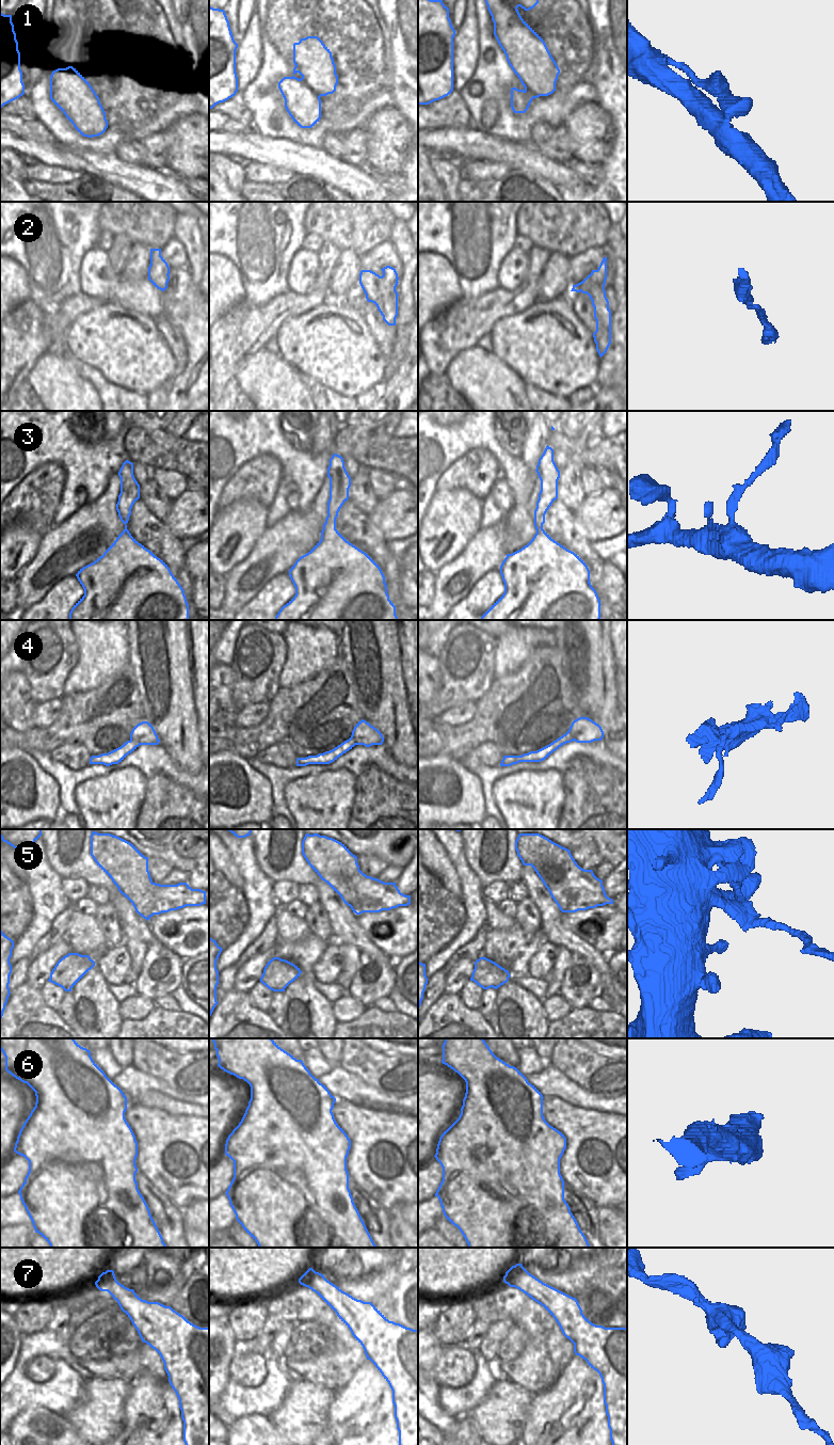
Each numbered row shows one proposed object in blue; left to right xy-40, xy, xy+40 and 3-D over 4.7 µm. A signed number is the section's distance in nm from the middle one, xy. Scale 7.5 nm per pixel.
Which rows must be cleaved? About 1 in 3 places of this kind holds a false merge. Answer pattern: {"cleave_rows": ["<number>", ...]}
{"cleave_rows": ["3", "4", "5"]}

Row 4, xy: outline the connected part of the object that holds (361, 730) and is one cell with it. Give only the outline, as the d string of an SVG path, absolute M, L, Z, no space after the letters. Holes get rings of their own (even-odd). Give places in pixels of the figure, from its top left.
M362 719L356 724L352 731L351 739L356 742L356 745L360 745L360 740L366 739L368 736L369 727L367 721Z

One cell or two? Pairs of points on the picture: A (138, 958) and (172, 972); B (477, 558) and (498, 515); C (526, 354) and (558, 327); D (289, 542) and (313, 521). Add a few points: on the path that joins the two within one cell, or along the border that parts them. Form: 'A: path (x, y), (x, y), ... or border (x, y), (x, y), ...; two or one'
A: border (148, 945), (142, 968), (139, 972); two
B: border (504, 523), (481, 528); two
C: path (533, 347), (536, 344), (541, 344), (550, 334); one
D: path (294, 537), (307, 526); one

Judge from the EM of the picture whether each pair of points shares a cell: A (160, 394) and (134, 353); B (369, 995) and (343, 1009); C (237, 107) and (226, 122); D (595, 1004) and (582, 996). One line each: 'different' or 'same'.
A: different
B: different
C: different
D: different

